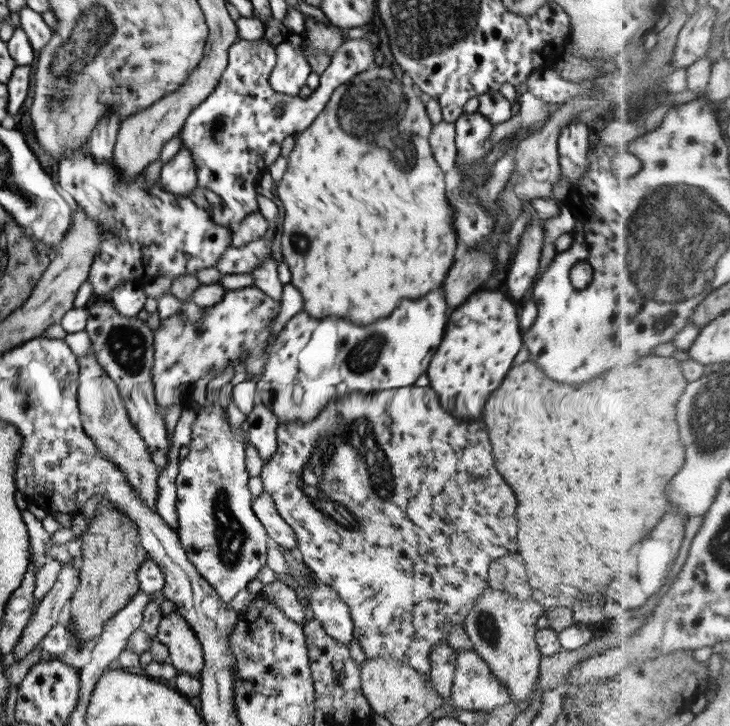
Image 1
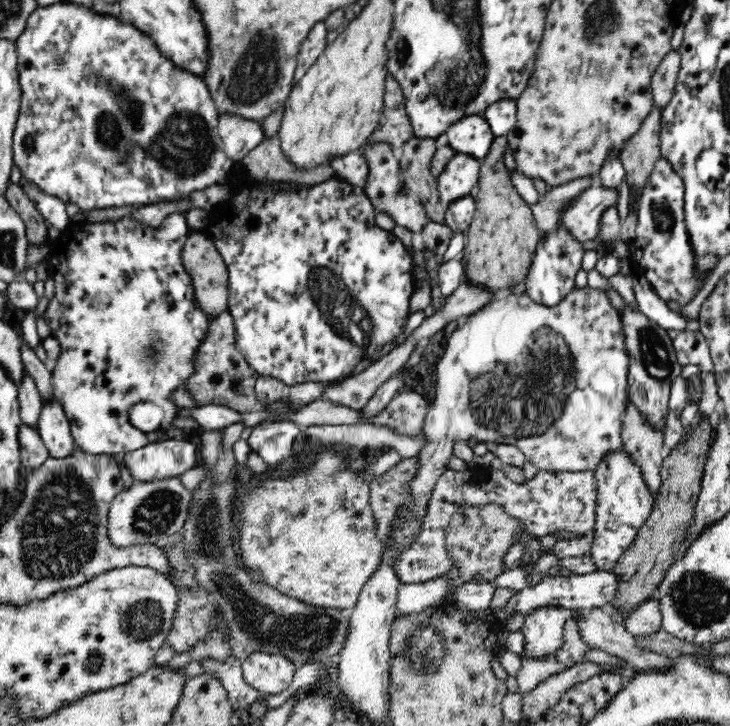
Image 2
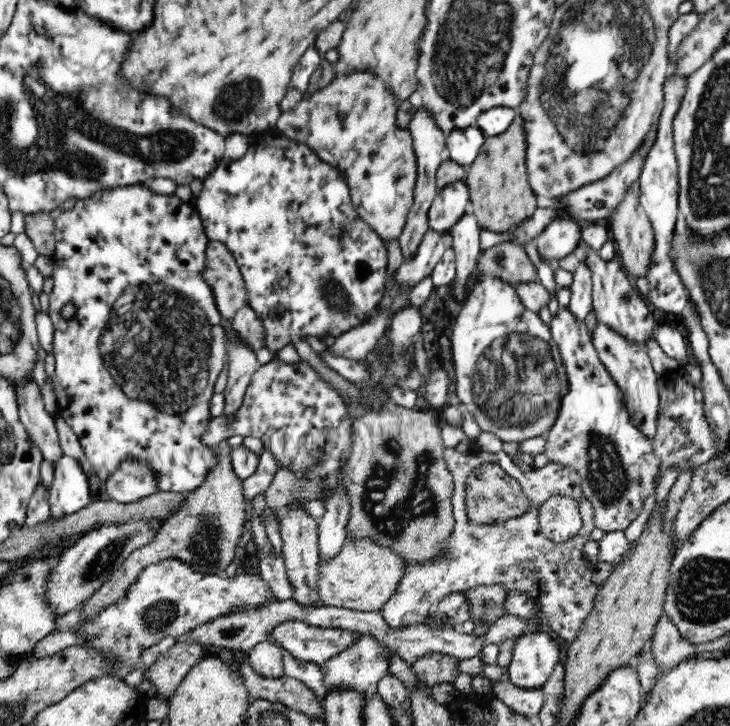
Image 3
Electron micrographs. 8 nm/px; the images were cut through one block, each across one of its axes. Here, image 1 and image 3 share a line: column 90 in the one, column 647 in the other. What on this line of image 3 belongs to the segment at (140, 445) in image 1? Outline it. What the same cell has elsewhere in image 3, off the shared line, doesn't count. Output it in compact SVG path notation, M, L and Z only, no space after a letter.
M598 323L592 331L591 339L597 350L601 364L620 389L624 407L628 411L628 419L640 432L650 440L656 436L657 420L659 419L659 376L653 370L651 358L646 350L630 343L604 323Z

